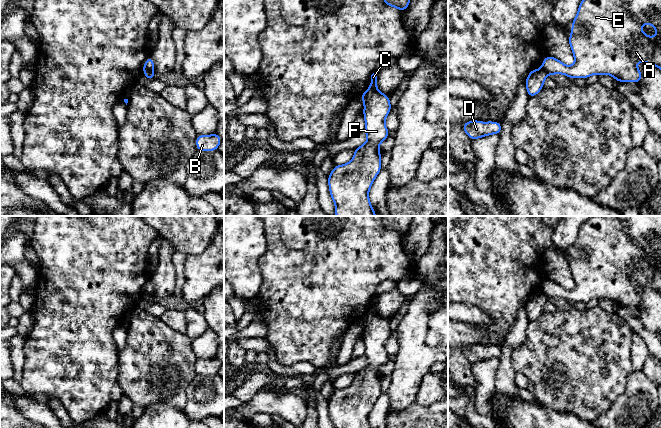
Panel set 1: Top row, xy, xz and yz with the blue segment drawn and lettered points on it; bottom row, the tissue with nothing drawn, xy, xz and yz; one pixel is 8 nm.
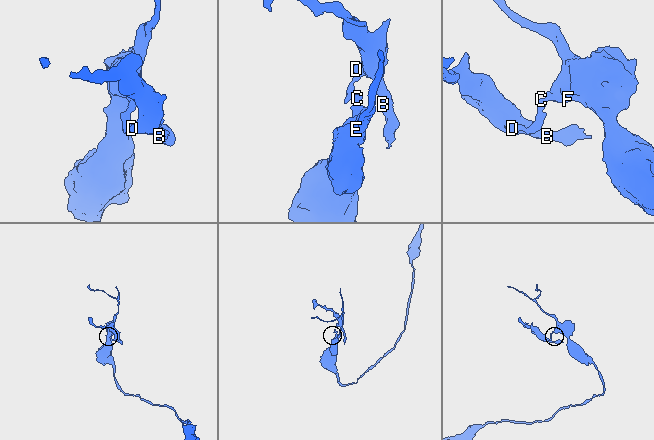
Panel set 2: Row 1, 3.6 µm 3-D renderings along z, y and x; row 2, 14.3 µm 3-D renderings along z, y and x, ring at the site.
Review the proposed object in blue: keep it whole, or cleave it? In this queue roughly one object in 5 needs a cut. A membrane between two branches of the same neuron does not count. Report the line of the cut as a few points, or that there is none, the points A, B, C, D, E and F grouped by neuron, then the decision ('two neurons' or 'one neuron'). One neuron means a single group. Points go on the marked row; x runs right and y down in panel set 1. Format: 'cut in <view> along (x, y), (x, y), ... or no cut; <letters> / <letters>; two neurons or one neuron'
cut in xy along (144, 71), (153, 72); A E F / B C D; two neurons

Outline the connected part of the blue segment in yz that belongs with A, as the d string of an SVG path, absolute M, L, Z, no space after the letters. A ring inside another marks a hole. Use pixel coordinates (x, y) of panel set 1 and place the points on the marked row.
M581 0L568 41L574 64L567 66L547 55L542 68L548 75L563 74L572 79L587 79L593 74L607 74L614 77L616 82L639 84L642 74L636 61L661 70L661 0ZM645 23L654 27L656 36L643 33L642 25Z

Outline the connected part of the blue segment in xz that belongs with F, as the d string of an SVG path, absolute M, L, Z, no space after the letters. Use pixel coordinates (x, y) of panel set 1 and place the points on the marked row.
M368 89L360 98L364 103L365 129L363 133L368 136L368 140L354 149L354 156L350 162L334 166L328 176L329 192L335 204L336 216L377 216L370 203L369 190L382 170L379 145L390 135L385 119L392 106L390 98L378 89Z

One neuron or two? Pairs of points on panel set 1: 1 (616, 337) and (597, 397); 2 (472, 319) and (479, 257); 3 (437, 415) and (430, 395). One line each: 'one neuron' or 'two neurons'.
1: one neuron
2: two neurons
3: two neurons

